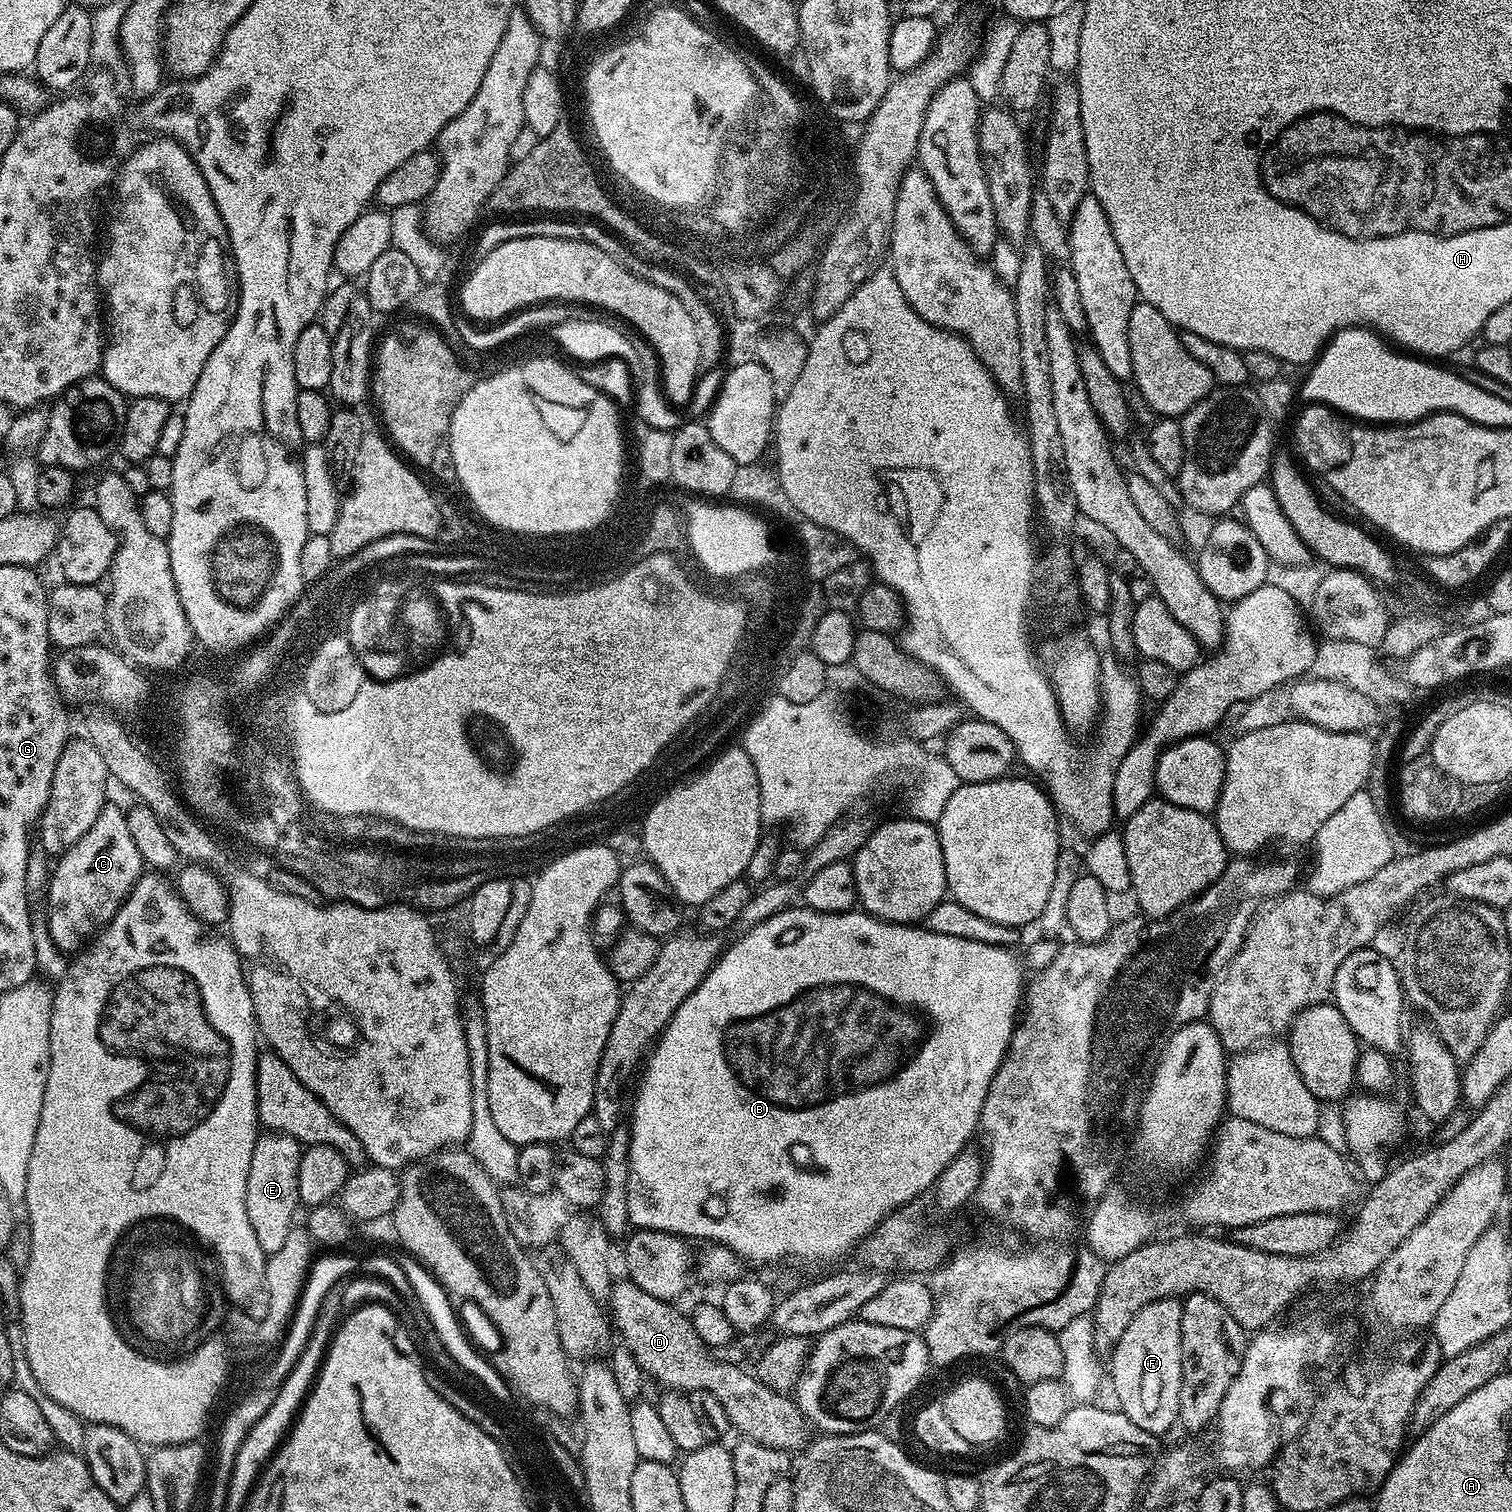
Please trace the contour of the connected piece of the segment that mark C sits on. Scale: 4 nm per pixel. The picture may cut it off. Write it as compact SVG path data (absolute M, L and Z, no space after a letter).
M112 802L105 803L103 810L94 818L94 826L70 846L64 855L55 861L51 880L46 891L48 912L46 912L50 938L64 954L76 954L85 947L89 938L95 937L112 921L114 914L124 905L124 900L145 871L142 854L134 844L134 837L127 825L127 811Z

